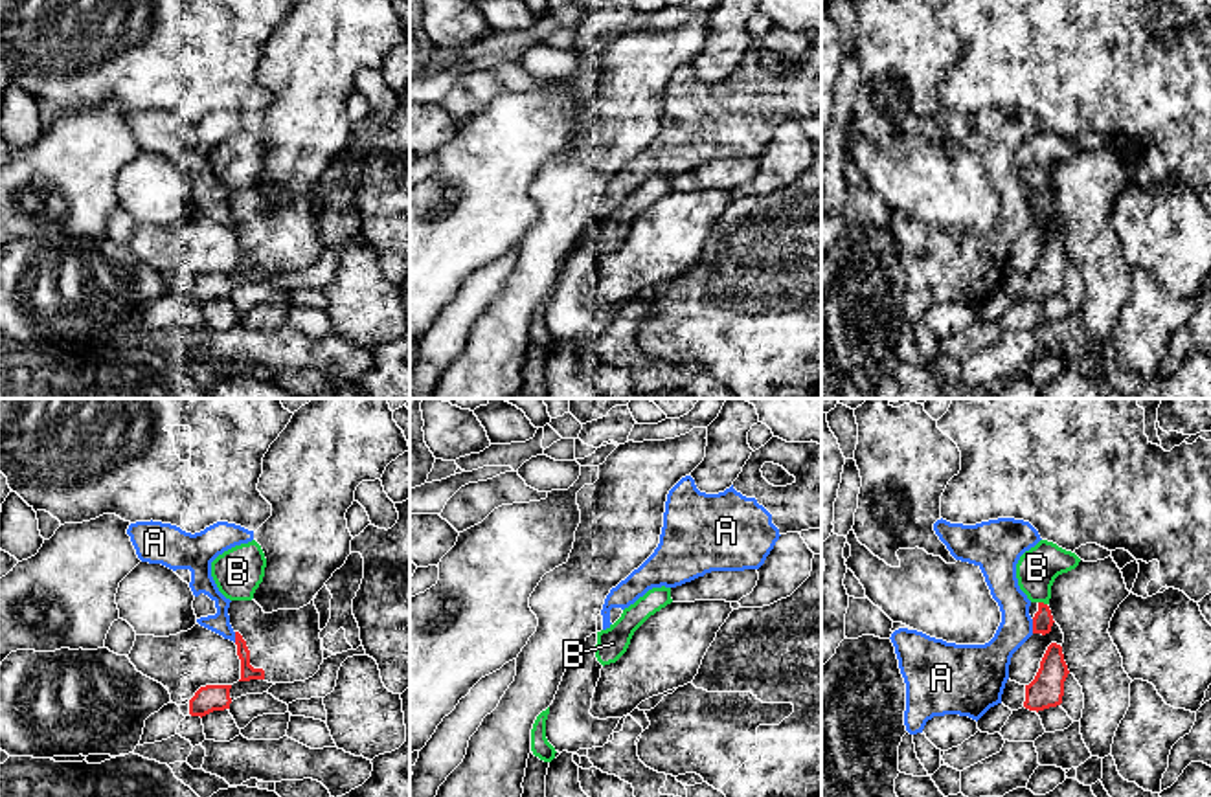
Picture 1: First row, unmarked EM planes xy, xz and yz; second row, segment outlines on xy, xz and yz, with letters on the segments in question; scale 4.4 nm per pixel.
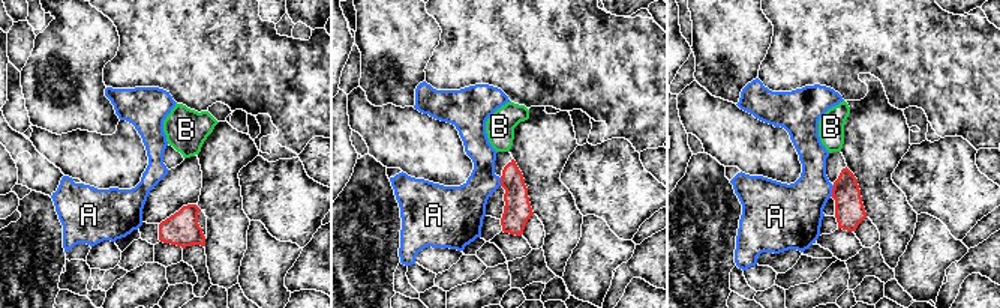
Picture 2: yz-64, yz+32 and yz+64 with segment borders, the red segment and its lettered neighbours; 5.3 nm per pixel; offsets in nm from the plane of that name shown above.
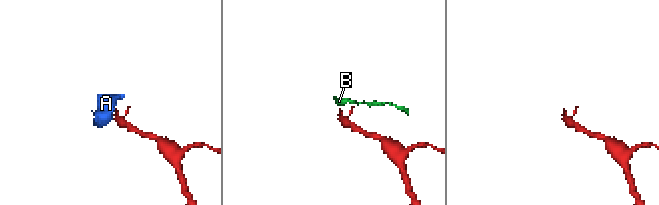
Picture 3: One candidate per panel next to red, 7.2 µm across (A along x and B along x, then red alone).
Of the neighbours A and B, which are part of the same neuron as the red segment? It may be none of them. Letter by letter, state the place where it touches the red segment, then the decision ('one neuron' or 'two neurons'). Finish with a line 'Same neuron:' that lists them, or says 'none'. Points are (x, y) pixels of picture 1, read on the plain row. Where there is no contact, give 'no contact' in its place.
A: contact yz (1033, 215); two neurons
B: contact yz (1042, 191); two neurons
Same neuron: none

